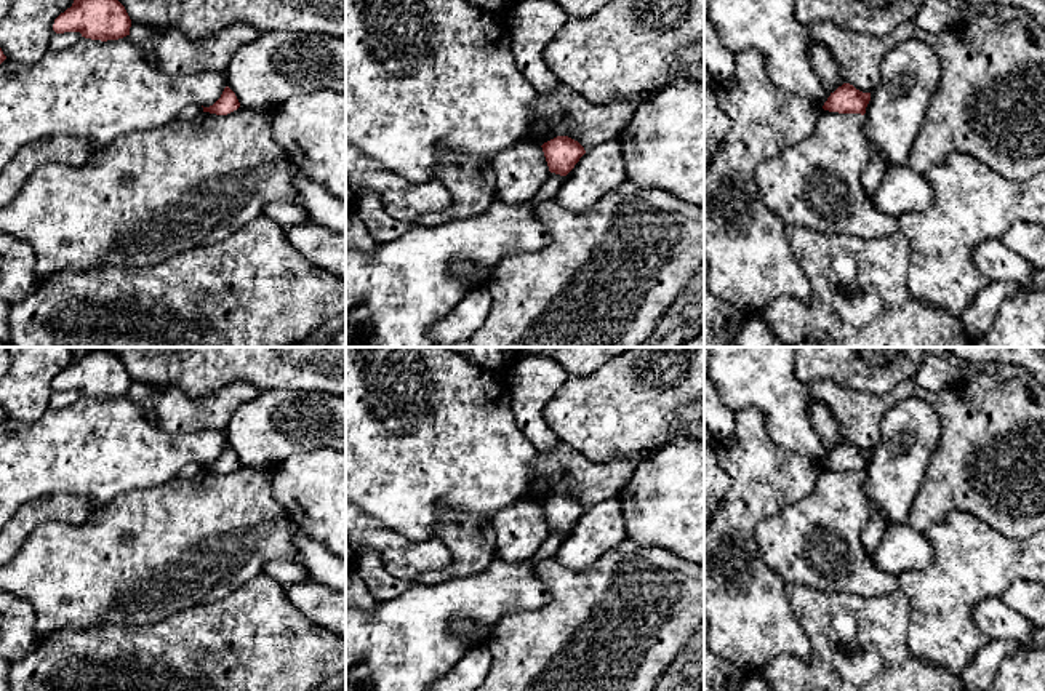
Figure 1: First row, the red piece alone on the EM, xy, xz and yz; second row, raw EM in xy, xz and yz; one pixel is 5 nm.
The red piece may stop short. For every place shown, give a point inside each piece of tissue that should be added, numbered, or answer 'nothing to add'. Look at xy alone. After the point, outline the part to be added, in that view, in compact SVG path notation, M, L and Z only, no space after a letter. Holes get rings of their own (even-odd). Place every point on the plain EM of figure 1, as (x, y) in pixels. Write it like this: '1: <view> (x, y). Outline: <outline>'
nothing to add

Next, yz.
nothing to add

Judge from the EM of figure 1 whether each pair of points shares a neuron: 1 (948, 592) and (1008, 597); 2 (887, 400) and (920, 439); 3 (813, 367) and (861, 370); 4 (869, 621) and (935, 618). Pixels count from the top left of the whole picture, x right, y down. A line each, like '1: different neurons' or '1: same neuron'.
1: different neurons
2: different neurons
3: same neuron
4: different neurons

